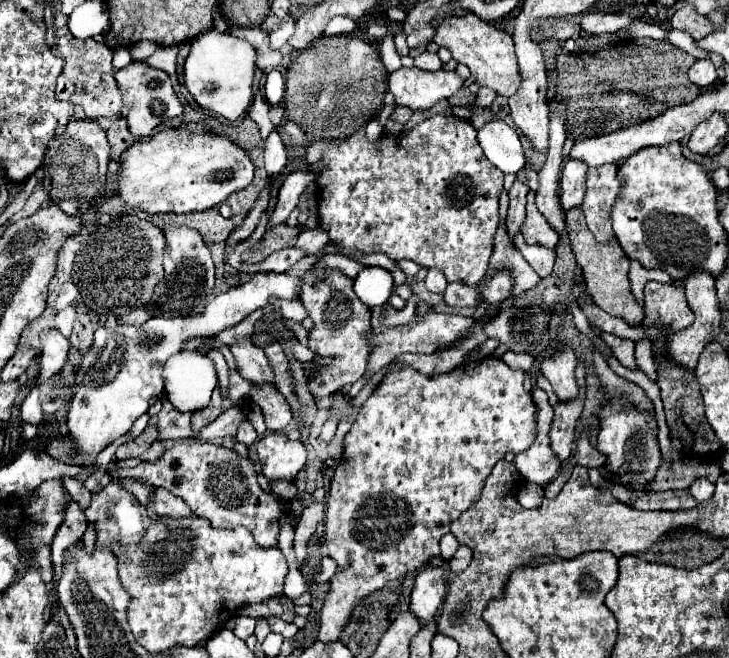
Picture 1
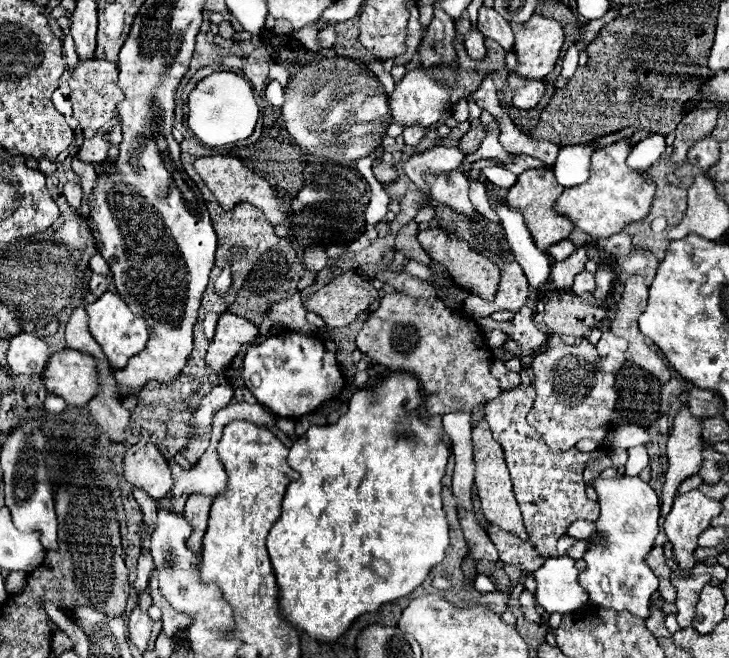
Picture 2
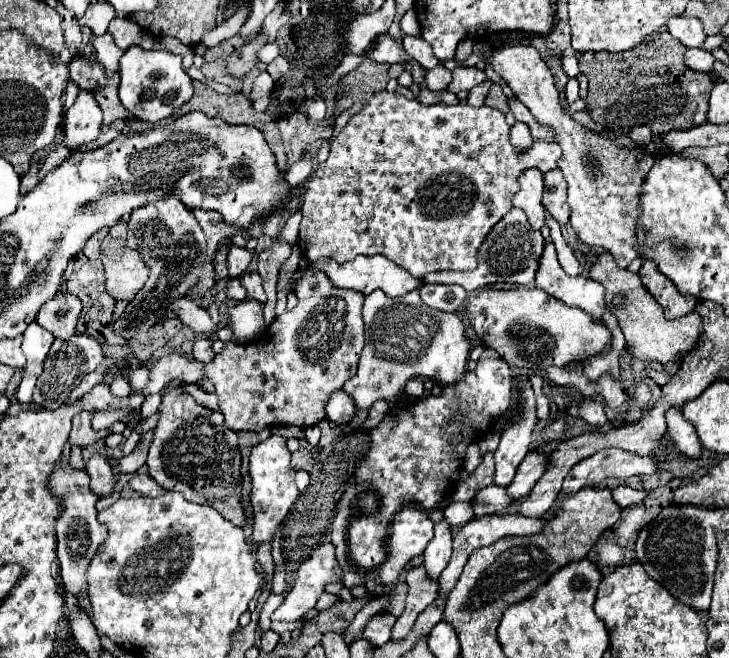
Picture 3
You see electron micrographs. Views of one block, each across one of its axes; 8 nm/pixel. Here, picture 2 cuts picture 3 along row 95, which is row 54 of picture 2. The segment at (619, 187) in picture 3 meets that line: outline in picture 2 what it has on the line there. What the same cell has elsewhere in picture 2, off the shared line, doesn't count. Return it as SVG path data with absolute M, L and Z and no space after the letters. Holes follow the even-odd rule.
M534 14L528 22L512 22L514 32L514 50L518 64L512 72L530 80L542 80L552 72L564 44L562 26L540 14Z

